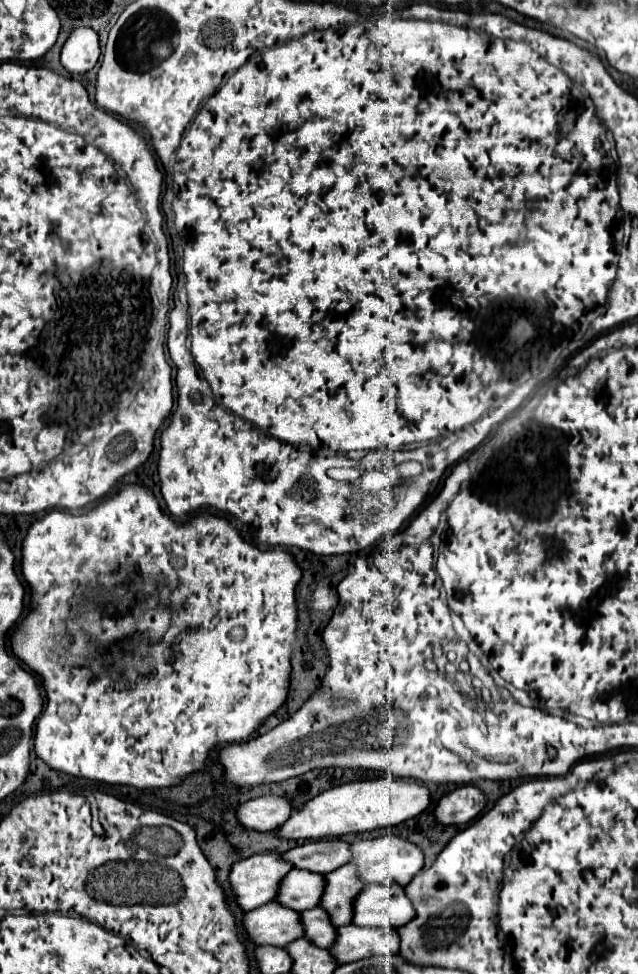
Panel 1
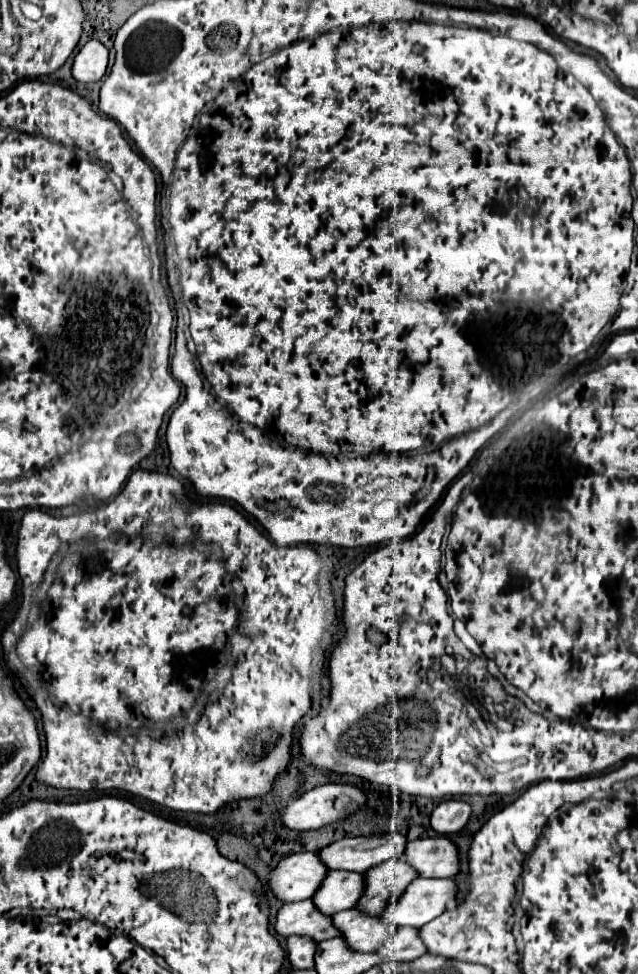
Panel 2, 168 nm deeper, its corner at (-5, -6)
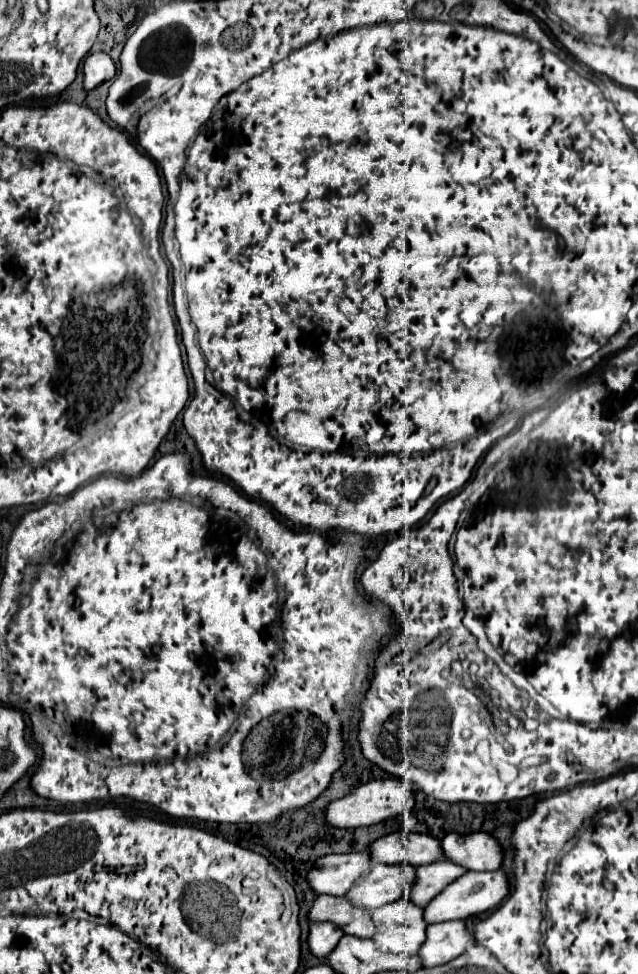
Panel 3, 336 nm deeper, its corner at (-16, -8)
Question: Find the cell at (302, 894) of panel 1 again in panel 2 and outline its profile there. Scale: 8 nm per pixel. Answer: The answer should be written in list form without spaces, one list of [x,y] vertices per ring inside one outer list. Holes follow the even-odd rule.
[[[329,871],[325,883],[313,895],[313,905],[325,913],[333,915],[343,909],[351,909],[363,893],[363,875],[353,871]]]

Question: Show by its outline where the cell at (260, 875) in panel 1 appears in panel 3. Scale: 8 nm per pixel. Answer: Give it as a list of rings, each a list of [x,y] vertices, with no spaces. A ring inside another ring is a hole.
[[[344,853],[344,855],[324,855],[316,861],[314,869],[308,875],[310,887],[322,895],[346,895],[350,887],[372,867],[372,855],[362,853]]]

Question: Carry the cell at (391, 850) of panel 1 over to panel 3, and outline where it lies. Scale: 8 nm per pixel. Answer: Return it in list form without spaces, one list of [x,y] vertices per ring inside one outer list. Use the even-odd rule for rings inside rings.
[[[448,833],[442,839],[446,859],[464,865],[470,871],[494,871],[504,861],[504,849],[500,841],[490,833]]]

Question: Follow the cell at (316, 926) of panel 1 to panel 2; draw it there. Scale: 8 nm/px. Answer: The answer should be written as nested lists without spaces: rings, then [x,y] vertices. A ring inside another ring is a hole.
[[[355,909],[339,911],[331,919],[333,927],[341,931],[341,937],[353,951],[371,953],[377,947],[381,947],[389,935],[389,929],[379,921],[379,917],[367,917]]]

